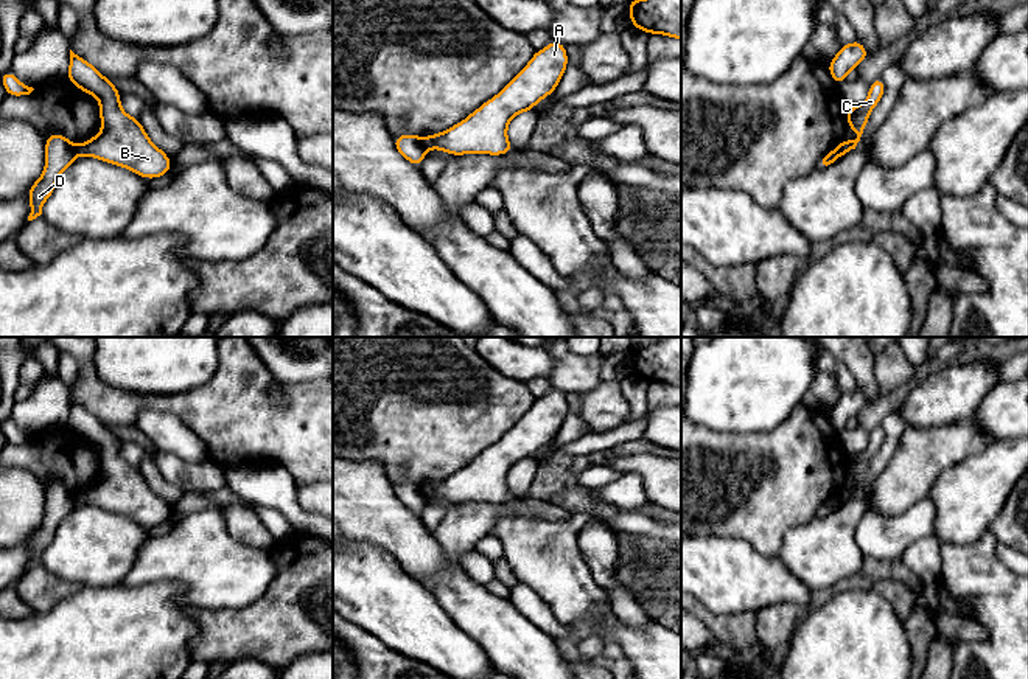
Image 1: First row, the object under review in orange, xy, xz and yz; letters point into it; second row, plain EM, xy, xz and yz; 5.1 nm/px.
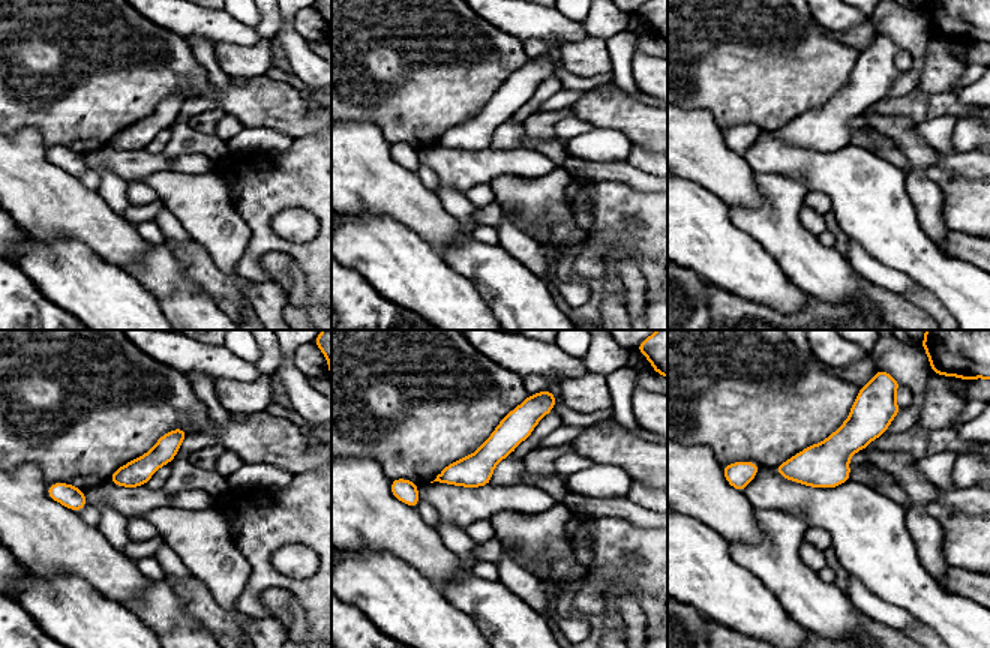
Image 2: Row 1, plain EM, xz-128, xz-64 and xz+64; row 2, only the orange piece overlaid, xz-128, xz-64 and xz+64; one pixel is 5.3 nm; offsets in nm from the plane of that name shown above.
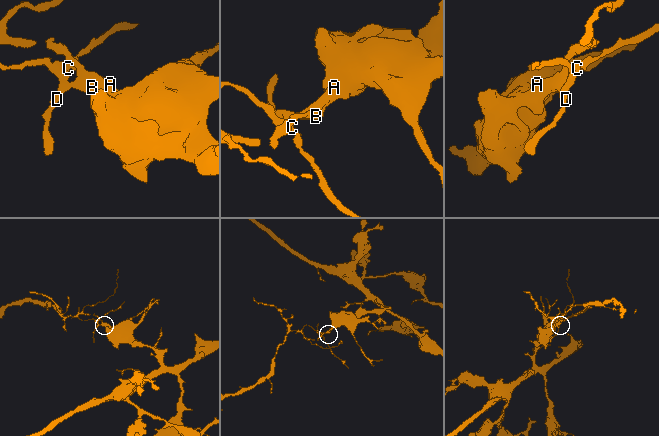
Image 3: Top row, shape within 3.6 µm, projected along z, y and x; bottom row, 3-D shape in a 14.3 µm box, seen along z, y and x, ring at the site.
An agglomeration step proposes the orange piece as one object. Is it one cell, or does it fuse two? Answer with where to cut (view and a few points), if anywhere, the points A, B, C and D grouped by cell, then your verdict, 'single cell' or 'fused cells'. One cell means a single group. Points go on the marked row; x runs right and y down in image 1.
cut xz (422, 139), (426, 148); groups A B / C D; fused cells

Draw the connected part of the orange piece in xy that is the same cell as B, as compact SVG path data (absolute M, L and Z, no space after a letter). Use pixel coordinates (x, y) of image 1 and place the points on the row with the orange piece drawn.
M70 50L65 75L79 90L96 96L100 103L101 132L76 145L76 155L123 166L145 179L170 172L171 158L146 135L138 118L129 117L120 106L121 93L112 79L104 78L92 64Z

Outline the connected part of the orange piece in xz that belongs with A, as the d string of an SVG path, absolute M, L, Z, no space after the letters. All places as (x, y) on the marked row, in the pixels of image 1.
M552 40L535 51L527 65L491 99L445 132L423 138L426 149L440 149L451 155L513 151L507 138L510 120L529 112L543 98L555 92L568 67L566 47Z

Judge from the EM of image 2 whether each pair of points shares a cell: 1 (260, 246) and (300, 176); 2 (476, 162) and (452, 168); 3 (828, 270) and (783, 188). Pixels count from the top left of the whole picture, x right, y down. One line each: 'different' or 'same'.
1: same
2: same
3: same

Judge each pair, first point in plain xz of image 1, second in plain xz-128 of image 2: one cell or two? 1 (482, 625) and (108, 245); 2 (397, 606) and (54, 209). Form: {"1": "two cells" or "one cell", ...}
{"1": "two cells", "2": "two cells"}

